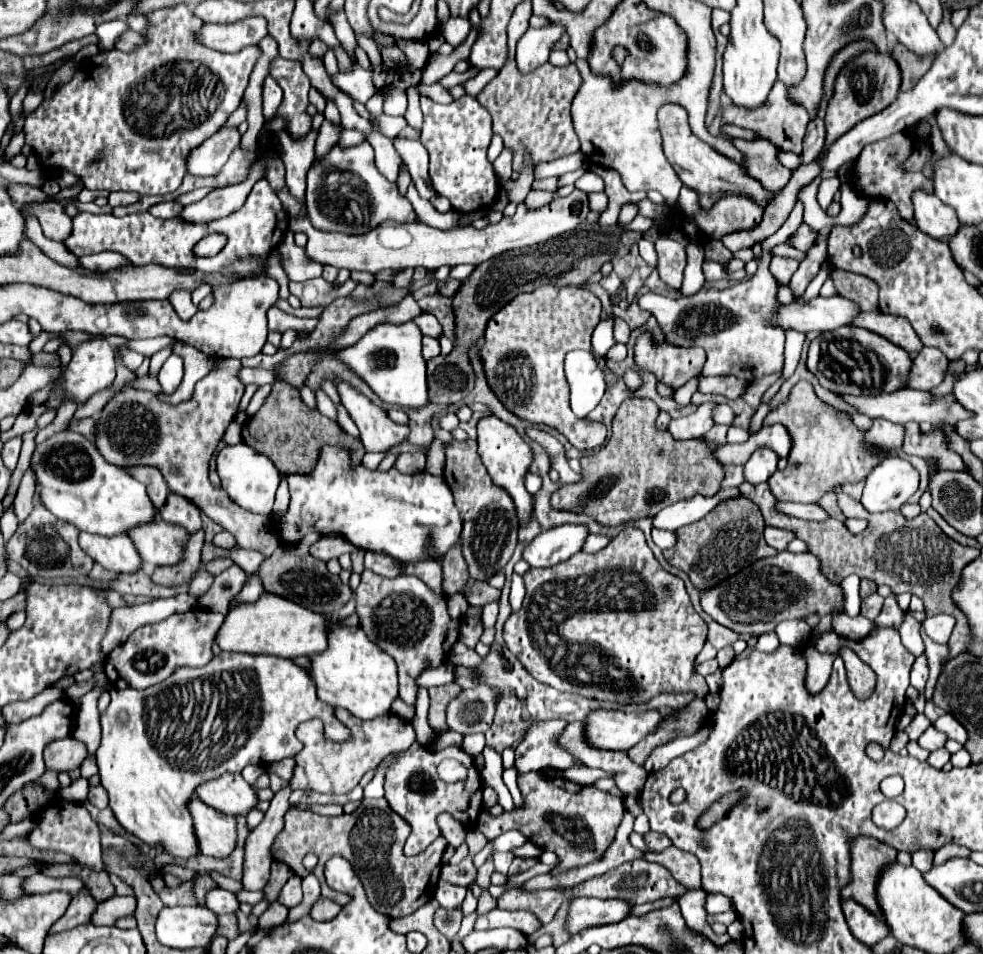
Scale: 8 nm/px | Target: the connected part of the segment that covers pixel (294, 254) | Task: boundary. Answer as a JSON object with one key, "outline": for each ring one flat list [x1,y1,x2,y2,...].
{"outline":[[285,231,281,237,281,243,277,247,285,255,285,271,291,281,309,281,315,277,321,277,323,267,315,265,311,261,303,261,303,249,295,245,293,231]]}

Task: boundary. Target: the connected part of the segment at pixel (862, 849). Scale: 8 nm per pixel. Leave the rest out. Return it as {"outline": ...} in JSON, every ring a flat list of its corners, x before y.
{"outline":[[863,835,849,841,849,851,851,851,851,881,847,887,843,887,841,897,861,903,879,919,883,919,879,907,875,905,875,881,879,879,877,869,895,861,897,851,887,843]]}

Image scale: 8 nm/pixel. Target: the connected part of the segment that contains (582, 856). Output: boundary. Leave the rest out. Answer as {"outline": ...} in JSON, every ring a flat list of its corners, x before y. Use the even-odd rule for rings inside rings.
{"outline":[[531,771,523,777,517,777,521,795,523,795,523,807,515,809,511,813,503,813,499,817,483,815,477,817,477,829,487,837,493,839,501,835,501,831,517,829,521,831,531,843,535,843,539,849,549,849,559,857,559,867,551,873,561,873,567,869,573,869,575,865,587,865,587,861,595,861,603,855,603,849,611,845,615,831,623,819,623,805,621,801,607,799,601,789,597,787,583,787,575,785,567,779,551,779,549,775,543,775,539,771]]}

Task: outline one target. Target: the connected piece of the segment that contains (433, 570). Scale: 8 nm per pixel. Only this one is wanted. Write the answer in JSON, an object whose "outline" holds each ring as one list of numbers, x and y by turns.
{"outline":[[423,561,423,563,410,563,403,569,403,574,417,575,419,579,423,579,427,583,427,587,431,587,433,591,447,595,443,589,443,575,441,575,440,561]]}

